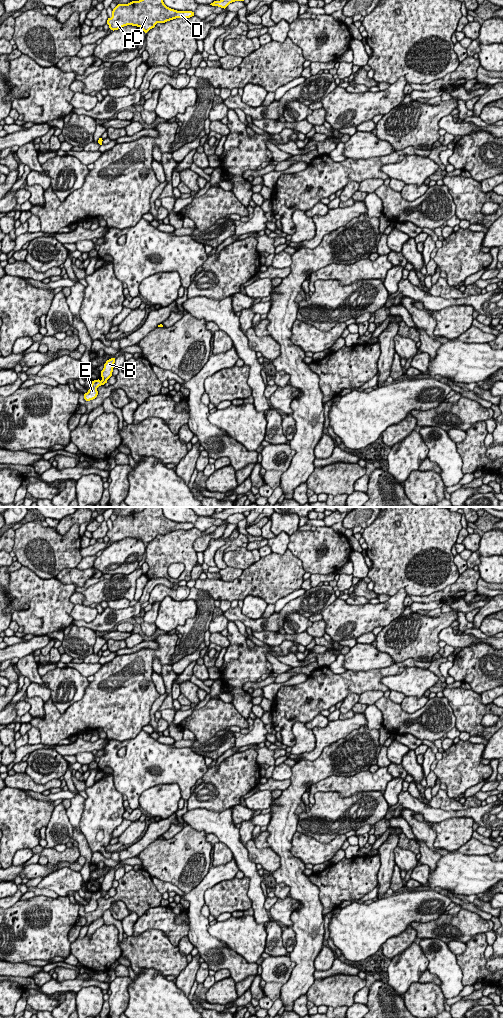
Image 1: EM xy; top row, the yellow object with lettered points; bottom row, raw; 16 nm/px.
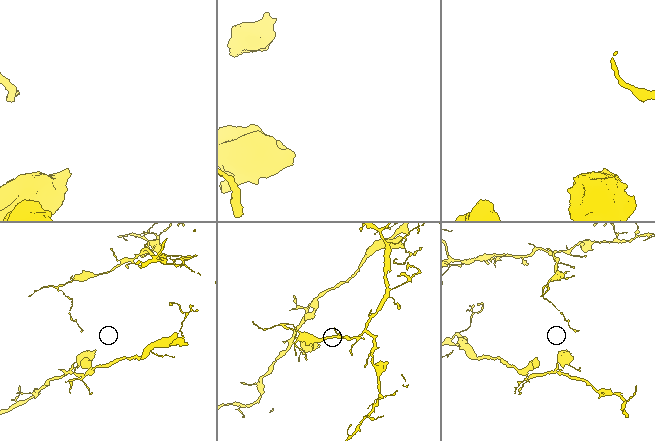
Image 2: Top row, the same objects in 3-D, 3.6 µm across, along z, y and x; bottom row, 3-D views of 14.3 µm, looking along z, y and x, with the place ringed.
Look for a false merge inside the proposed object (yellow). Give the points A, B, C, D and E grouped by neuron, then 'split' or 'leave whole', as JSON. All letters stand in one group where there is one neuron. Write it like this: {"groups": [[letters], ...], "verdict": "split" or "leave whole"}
{"groups": [["A", "C", "D", "E"], ["B"]], "verdict": "split"}

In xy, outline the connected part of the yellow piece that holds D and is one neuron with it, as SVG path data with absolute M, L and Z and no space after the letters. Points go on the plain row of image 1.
M145 507L139 513L118 516L112 523L112 529L108 530L107 536L113 543L132 537L140 539L147 545L157 535L192 528L194 528L192 523L177 523L167 519L161 507Z

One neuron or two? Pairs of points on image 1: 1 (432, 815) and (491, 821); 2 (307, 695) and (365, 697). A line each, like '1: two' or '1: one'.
1: one
2: two

